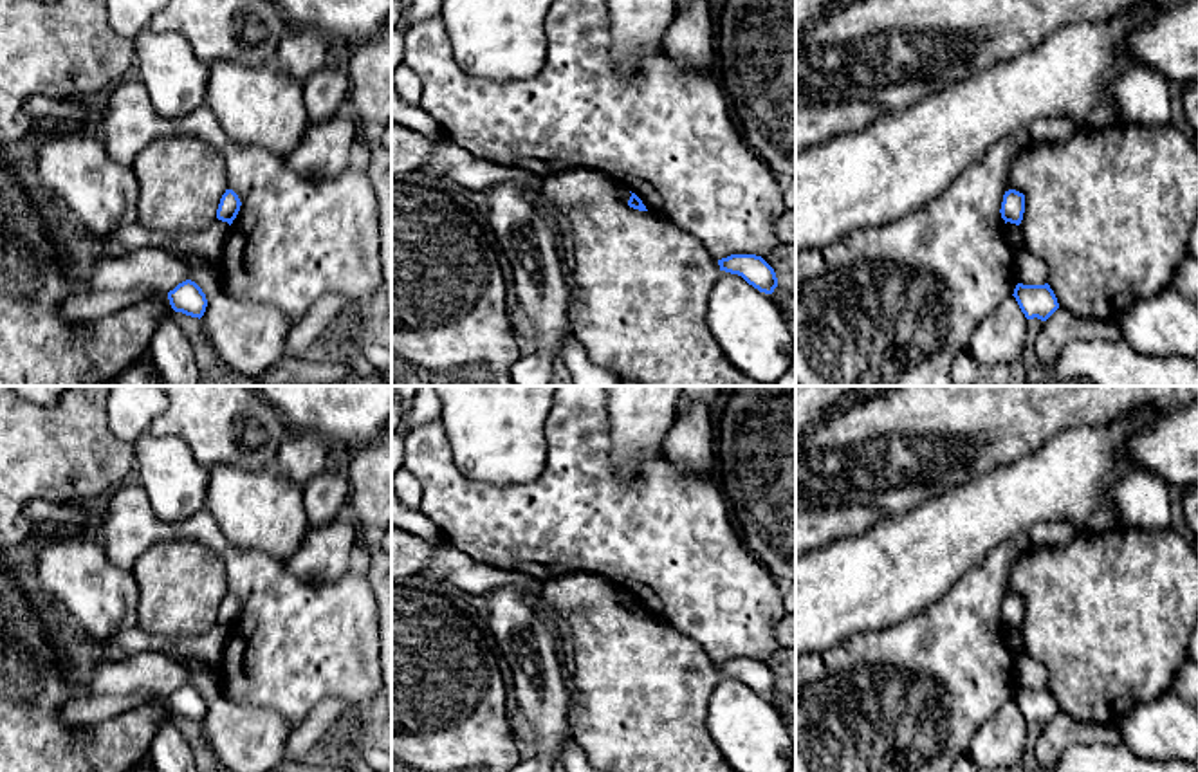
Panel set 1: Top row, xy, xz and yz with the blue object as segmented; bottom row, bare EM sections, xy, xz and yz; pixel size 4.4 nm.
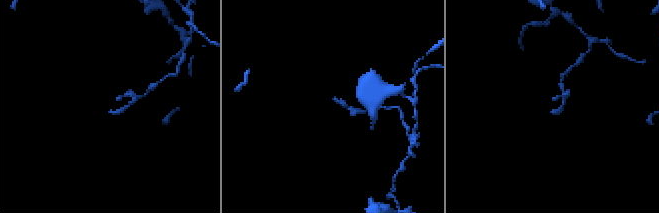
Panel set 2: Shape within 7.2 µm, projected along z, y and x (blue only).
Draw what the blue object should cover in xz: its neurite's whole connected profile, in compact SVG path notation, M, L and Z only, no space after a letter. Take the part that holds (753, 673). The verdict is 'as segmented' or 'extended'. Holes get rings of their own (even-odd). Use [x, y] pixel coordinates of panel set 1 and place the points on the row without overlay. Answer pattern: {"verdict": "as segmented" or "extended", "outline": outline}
{"verdict": "as segmented", "outline": "M731 658L718 664L720 675L742 680L760 696L772 698L778 691L774 673L756 658Z"}

